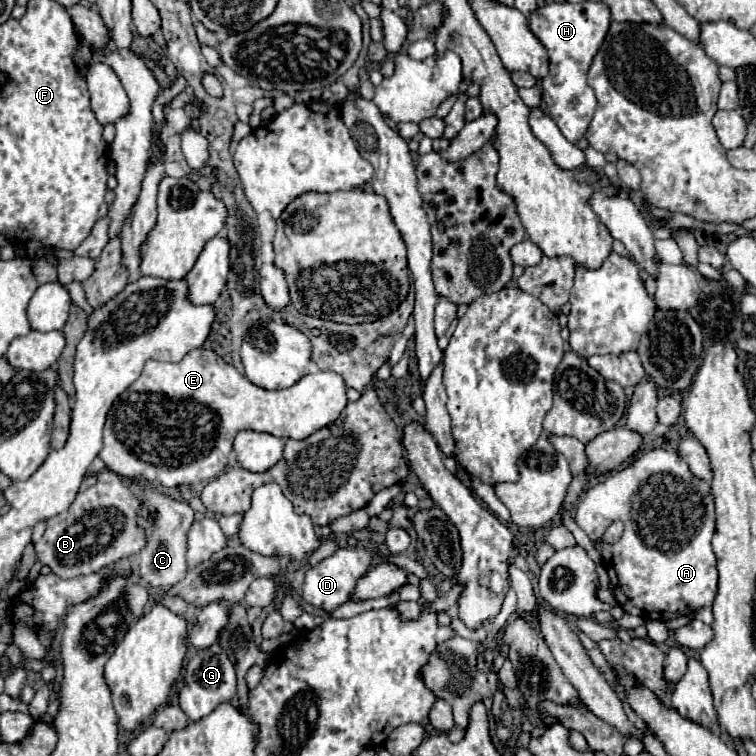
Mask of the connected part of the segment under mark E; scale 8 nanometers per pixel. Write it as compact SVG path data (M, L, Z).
M198 348L176 364L146 362L140 378L112 404L104 426L104 446L98 456L108 470L120 476L160 482L166 488L190 486L224 472L232 442L240 430L304 440L330 426L346 404L346 384L336 372L306 374L292 388L270 392L248 382L214 350Z

